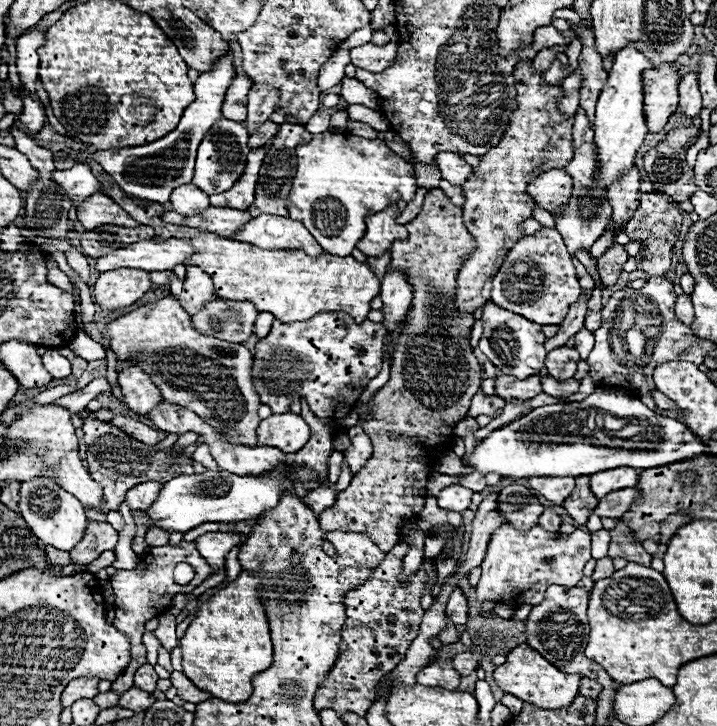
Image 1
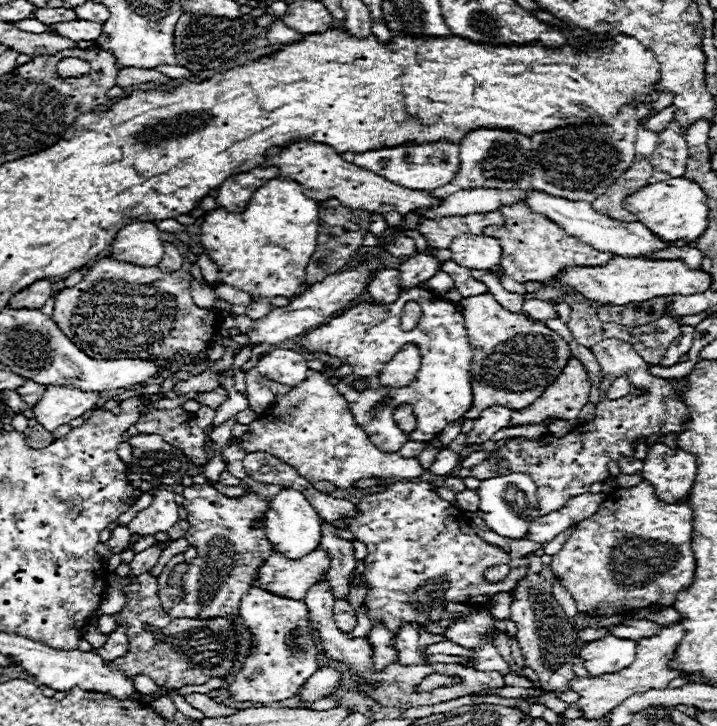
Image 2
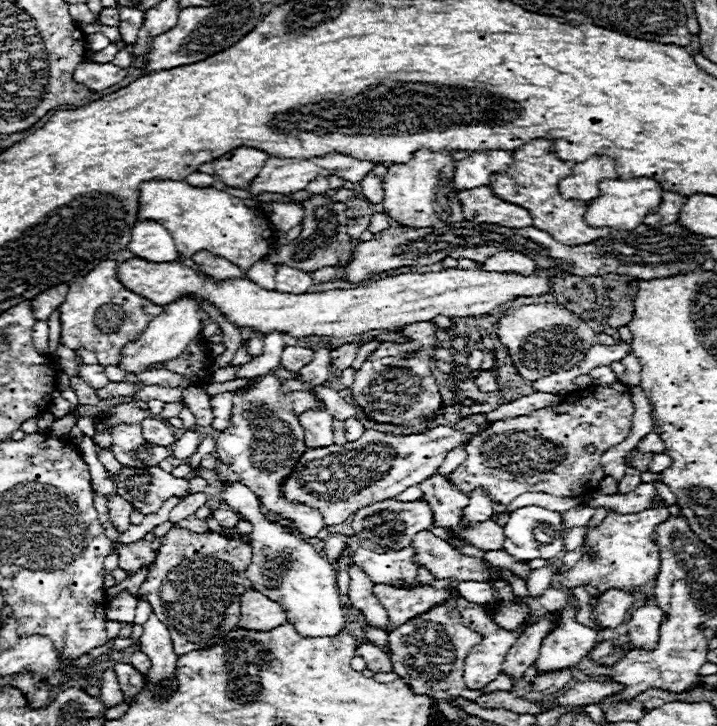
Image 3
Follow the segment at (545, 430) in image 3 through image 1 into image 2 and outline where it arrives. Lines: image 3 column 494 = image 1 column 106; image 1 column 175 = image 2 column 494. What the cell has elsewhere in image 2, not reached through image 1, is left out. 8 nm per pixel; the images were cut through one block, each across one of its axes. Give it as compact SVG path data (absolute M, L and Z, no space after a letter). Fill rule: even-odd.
M608 338L598 342L592 348L596 362L600 366L600 402L596 402L596 418L588 424L580 424L572 428L568 434L556 438L552 434L540 436L536 440L526 438L510 438L502 448L490 454L482 464L472 468L472 476L478 480L494 478L496 468L504 468L510 472L528 474L534 480L536 496L538 496L538 514L550 514L562 508L572 496L588 492L588 488L596 482L604 482L608 478L608 462L616 462L622 456L634 456L634 446L640 438L648 438L650 434L670 434L682 432L680 422L688 420L688 410L676 390L664 378L656 378L648 374L648 364L634 352L628 342ZM628 376L628 380L636 388L648 388L646 396L626 394L618 400L604 398L606 386L610 386L616 378Z

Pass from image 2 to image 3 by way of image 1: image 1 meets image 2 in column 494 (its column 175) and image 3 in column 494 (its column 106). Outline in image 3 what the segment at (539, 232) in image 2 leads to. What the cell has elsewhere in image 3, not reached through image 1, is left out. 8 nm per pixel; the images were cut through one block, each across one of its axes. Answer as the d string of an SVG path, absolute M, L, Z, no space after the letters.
M534 140L522 150L514 152L514 166L508 168L506 176L494 176L492 178L492 192L502 198L504 202L514 202L516 206L526 206L530 214L534 214L534 226L538 230L546 230L552 238L556 238L562 244L568 246L580 246L590 244L598 238L606 238L610 234L608 228L592 228L584 222L584 212L588 210L588 204L582 200L564 200L558 192L558 182L572 174L570 164L558 160L554 154L548 152L552 146L550 140Z

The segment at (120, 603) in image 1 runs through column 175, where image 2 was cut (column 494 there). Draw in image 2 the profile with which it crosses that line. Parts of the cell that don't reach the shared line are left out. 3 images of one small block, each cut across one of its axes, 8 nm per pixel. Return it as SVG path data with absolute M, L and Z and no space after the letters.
M396 482L396 484L394 484L394 500L362 500L357 507L359 510L358 515L344 518L343 521L348 524L349 531L354 534L354 540L360 540L360 542L364 542L364 544L368 546L368 556L366 556L366 570L364 570L364 574L366 574L370 586L368 586L368 594L366 594L364 606L366 606L368 612L370 612L370 620L382 620L388 630L398 632L402 622L416 622L416 624L420 624L418 628L424 630L422 624L424 624L426 620L430 620L430 622L440 622L440 610L444 610L444 604L442 604L442 602L472 602L470 598L478 598L478 596L490 596L490 598L492 598L492 596L496 596L496 594L500 594L500 592L512 590L514 578L506 576L506 578L502 578L500 582L488 582L486 576L484 576L488 568L506 564L506 562L508 562L506 554L504 554L498 546L484 542L484 540L472 530L472 526L468 526L468 522L464 522L464 520L460 518L460 512L458 512L450 502L442 500L442 498L434 492L434 486L432 486L432 484L426 484L426 482Z

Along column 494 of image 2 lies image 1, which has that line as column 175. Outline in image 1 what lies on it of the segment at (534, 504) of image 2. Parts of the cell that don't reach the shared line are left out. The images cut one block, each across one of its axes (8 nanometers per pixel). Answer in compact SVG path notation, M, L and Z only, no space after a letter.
M288 468L286 474L274 470L272 474L264 476L236 476L230 472L204 472L204 474L190 474L190 476L176 476L168 480L154 504L144 512L148 520L156 520L150 524L152 528L162 528L164 532L188 532L204 522L236 522L236 520L252 520L264 510L270 510L278 502L278 494L284 492L286 482L292 488L292 470Z

